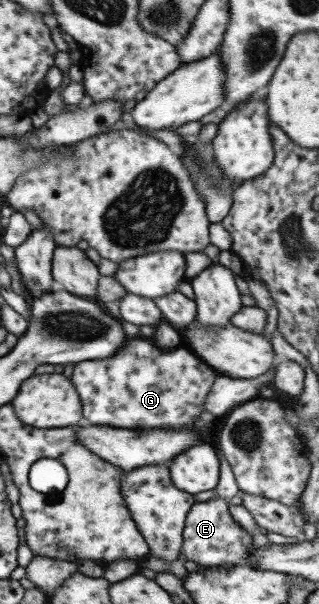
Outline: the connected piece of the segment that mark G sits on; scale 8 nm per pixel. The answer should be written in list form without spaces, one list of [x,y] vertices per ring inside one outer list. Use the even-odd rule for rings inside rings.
[[[130,339],[126,345],[114,353],[114,357],[101,360],[86,360],[74,363],[70,381],[76,387],[82,399],[82,417],[92,425],[110,425],[120,429],[136,429],[149,426],[150,429],[178,429],[185,425],[193,425],[202,413],[204,397],[210,391],[210,385],[216,377],[212,369],[208,369],[202,361],[190,355],[186,349],[160,351],[154,349],[150,341]]]

